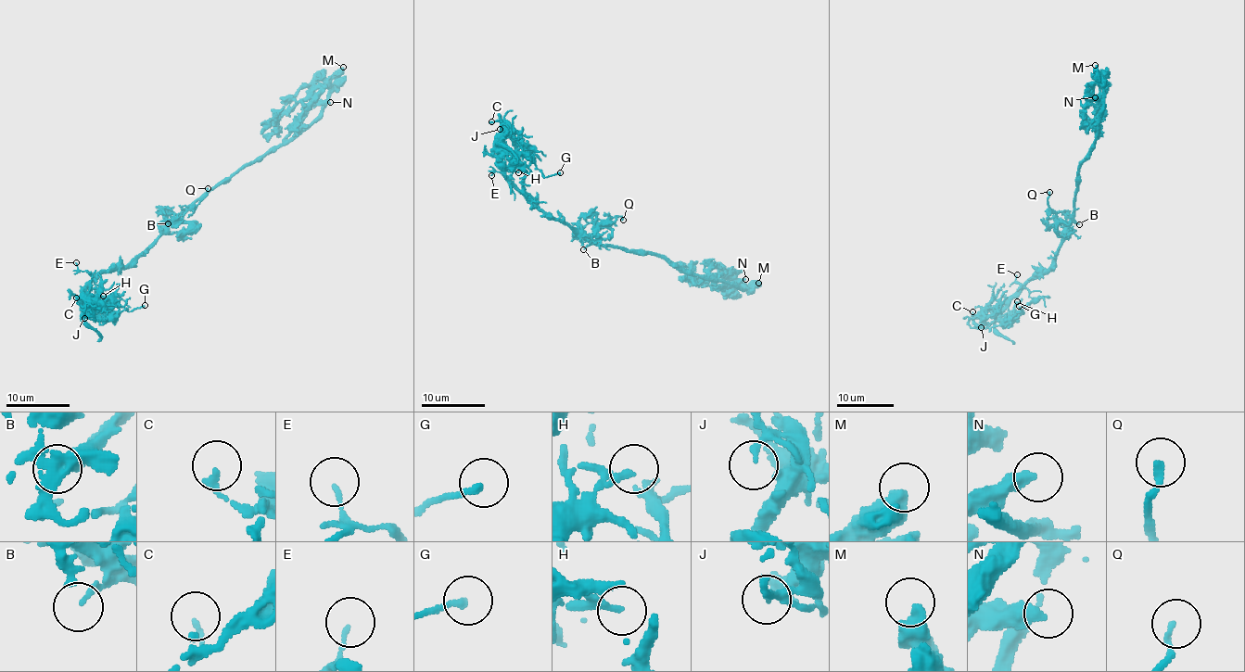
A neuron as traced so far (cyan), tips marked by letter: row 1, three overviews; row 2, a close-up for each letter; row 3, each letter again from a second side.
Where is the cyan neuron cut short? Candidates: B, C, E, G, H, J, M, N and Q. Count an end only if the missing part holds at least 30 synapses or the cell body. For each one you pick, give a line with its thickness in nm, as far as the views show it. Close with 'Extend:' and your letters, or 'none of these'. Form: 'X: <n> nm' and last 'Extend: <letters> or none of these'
Extend: none of these

